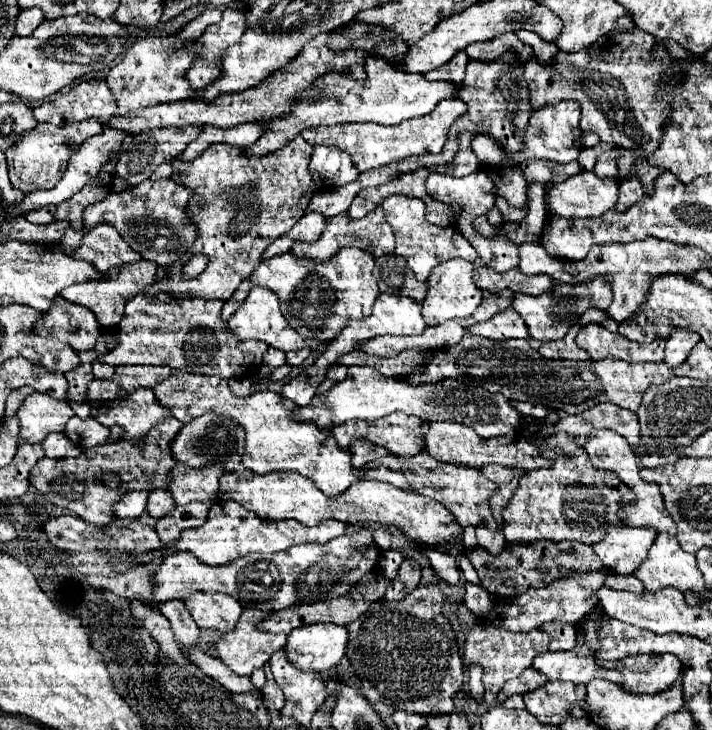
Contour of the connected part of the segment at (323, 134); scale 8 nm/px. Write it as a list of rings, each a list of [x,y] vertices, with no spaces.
[[[448,98],[440,100],[432,112],[426,116],[418,116],[414,120],[404,120],[402,124],[394,128],[382,128],[380,124],[338,124],[334,128],[308,128],[302,132],[306,142],[310,144],[324,144],[324,146],[336,146],[342,152],[348,152],[354,166],[358,172],[368,172],[372,168],[378,168],[382,164],[388,164],[392,160],[404,160],[408,156],[418,156],[418,154],[438,154],[442,146],[446,144],[448,128],[450,124],[466,112],[466,104],[458,98]]]

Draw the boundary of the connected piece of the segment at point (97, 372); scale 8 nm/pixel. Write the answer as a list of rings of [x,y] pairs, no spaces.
[[[98,360],[92,362],[92,368],[94,368],[94,378],[98,378],[98,380],[108,380],[108,378],[114,376],[114,366],[102,364]]]

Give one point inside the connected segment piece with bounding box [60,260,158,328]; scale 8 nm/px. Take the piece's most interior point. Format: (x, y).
(107, 299)

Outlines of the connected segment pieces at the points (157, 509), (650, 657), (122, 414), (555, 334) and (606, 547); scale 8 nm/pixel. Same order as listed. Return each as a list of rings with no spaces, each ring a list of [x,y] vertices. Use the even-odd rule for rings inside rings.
[[[160,488],[160,490],[150,492],[148,502],[146,502],[148,516],[152,516],[154,520],[160,520],[166,514],[170,514],[174,508],[176,508],[176,502],[174,502],[174,498],[172,498],[172,494],[168,490]]]
[[[638,654],[638,656],[628,656],[624,660],[618,660],[612,666],[622,672],[626,680],[624,688],[630,692],[640,692],[640,694],[662,692],[670,688],[670,684],[680,676],[680,660],[674,654]]]
[[[138,388],[124,400],[102,402],[100,408],[92,402],[92,416],[108,428],[120,426],[124,440],[142,446],[148,430],[170,416],[170,410],[156,402],[152,388]]]
[[[606,278],[586,280],[582,284],[562,284],[560,288],[562,290],[556,290],[556,292],[552,290],[552,292],[540,294],[540,296],[528,296],[528,294],[516,294],[514,296],[512,308],[526,320],[532,338],[542,340],[542,342],[560,340],[560,338],[566,336],[568,328],[572,324],[576,324],[588,308],[606,310],[612,302],[612,286]]]
[[[610,524],[606,538],[592,548],[598,558],[614,572],[632,574],[642,564],[642,560],[646,560],[646,552],[654,544],[656,534],[658,532],[654,528]]]

